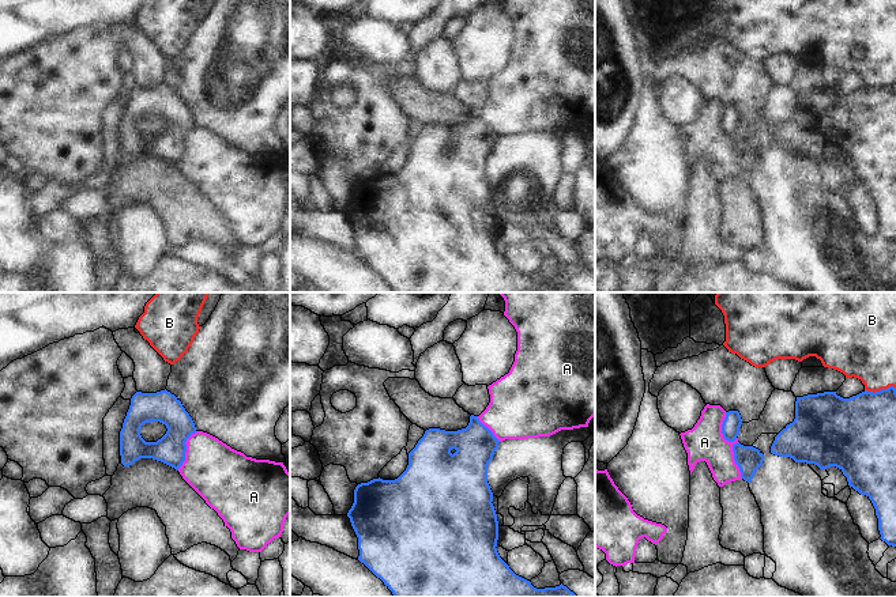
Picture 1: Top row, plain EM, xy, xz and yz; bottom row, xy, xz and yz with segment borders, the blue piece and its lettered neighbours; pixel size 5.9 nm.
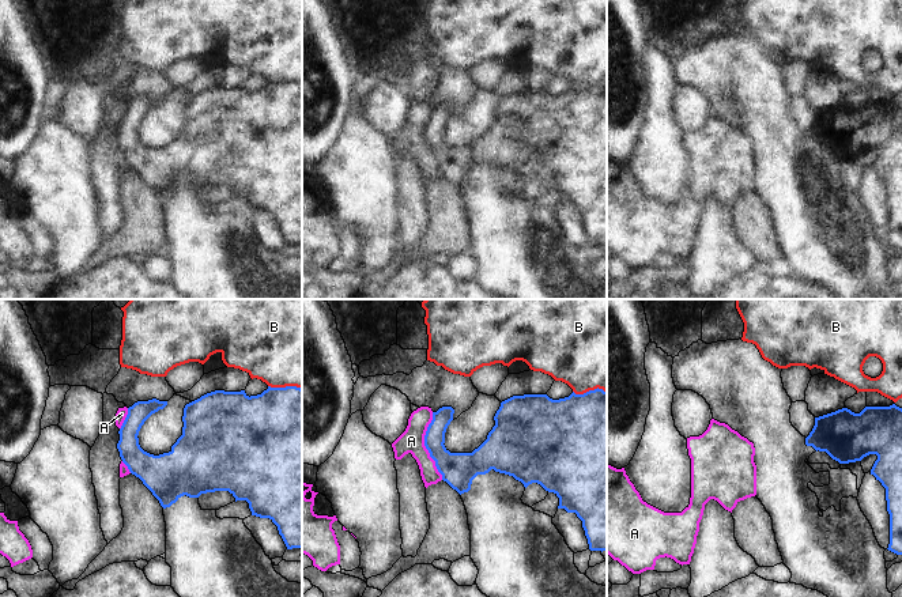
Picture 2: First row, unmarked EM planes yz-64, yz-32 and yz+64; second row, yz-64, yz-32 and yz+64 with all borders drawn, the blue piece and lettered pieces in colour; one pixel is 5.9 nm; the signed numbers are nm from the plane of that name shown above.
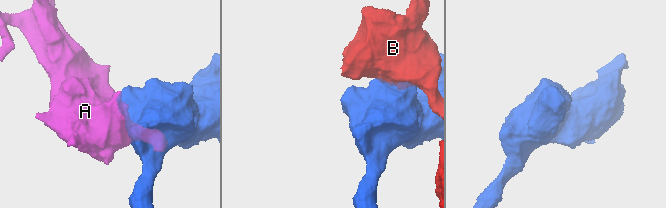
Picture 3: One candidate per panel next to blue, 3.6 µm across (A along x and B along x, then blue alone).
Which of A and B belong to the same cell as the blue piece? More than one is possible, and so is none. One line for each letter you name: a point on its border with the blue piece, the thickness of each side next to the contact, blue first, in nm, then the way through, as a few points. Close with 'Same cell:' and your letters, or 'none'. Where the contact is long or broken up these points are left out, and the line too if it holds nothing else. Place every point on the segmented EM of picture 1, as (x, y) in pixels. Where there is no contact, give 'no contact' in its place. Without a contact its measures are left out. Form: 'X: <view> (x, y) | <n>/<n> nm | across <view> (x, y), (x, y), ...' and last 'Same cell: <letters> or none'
Same cell: none

